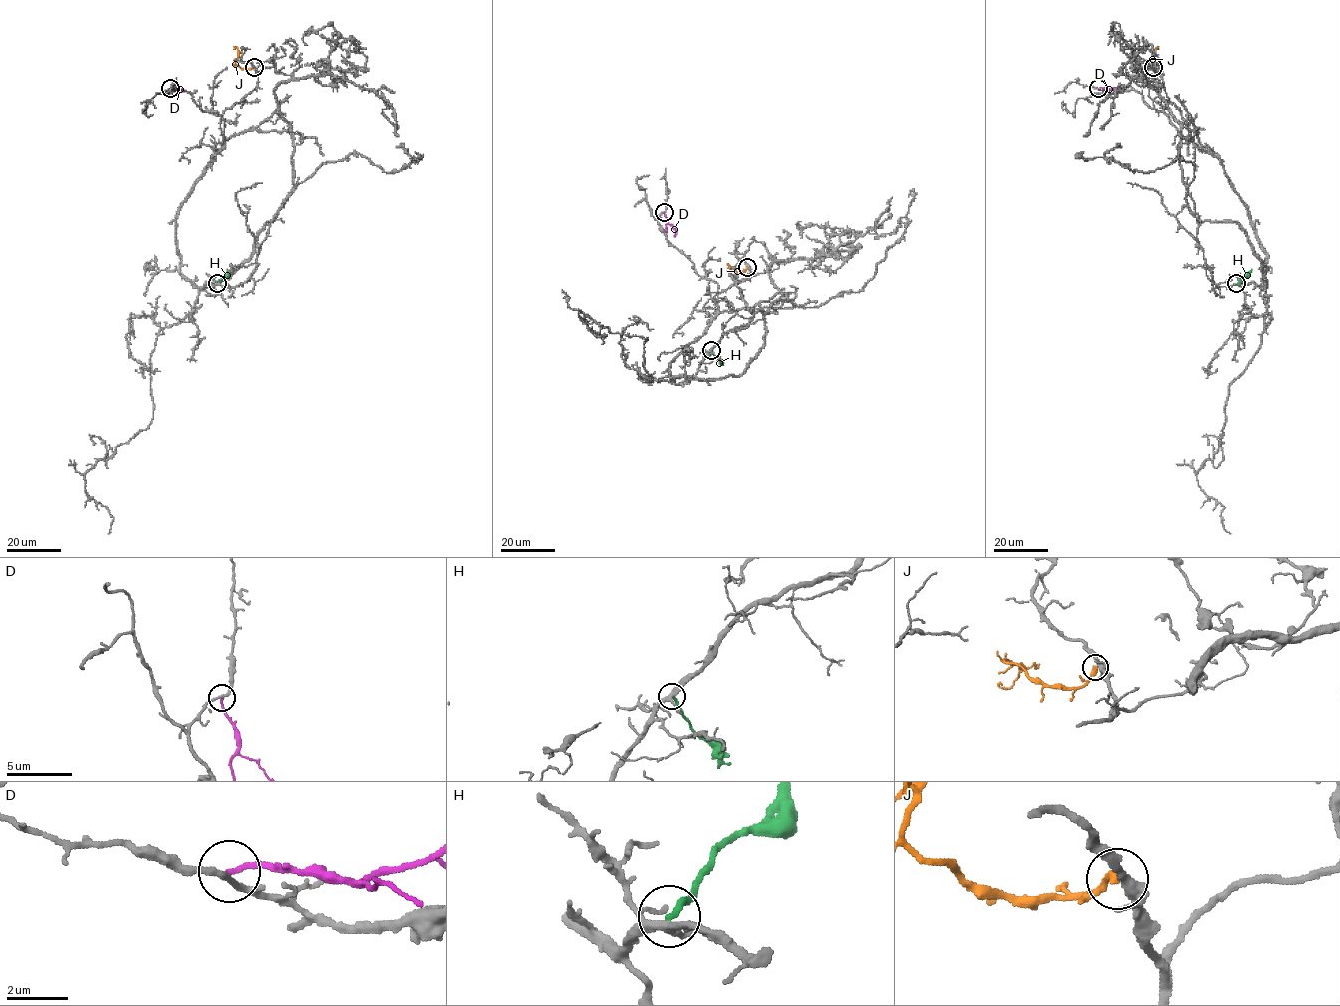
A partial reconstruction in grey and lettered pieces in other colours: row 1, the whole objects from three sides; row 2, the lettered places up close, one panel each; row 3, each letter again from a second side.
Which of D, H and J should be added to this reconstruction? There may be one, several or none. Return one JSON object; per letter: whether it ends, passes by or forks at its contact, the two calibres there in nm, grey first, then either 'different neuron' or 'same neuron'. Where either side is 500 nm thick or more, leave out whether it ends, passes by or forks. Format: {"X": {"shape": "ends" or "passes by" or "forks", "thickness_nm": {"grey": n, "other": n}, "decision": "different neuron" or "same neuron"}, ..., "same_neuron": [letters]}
{"D": {"shape": "ends", "thickness_nm": {"grey": 190, "other": 180}, "decision": "different neuron"}, "H": {"shape": "ends", "thickness_nm": {"grey": 260, "other": 220}, "decision": "different neuron"}, "J": {"shape": "ends", "thickness_nm": {"grey": 280, "other": 340}, "decision": "different neuron"}, "same_neuron": []}

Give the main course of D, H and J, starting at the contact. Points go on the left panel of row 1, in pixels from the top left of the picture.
D: (170, 88), (182, 91), (182, 88)
H: (217, 283), (227, 269)
J: (254, 67), (245, 69), (235, 64), (238, 49), (233, 49)

